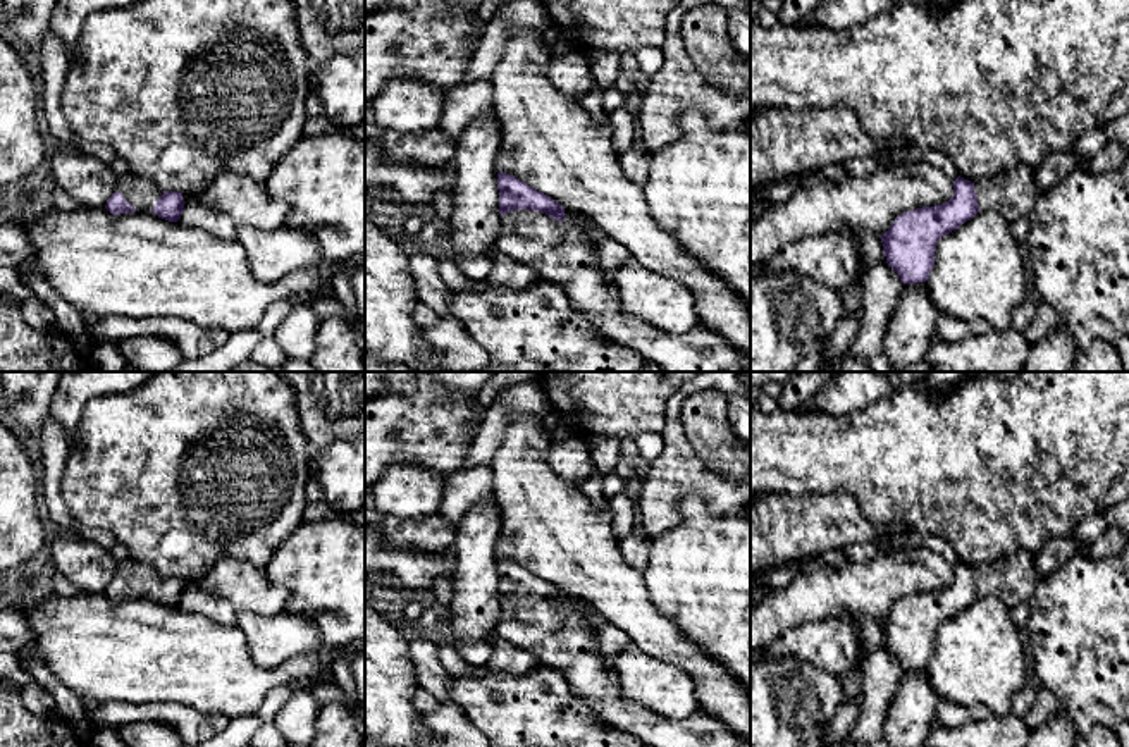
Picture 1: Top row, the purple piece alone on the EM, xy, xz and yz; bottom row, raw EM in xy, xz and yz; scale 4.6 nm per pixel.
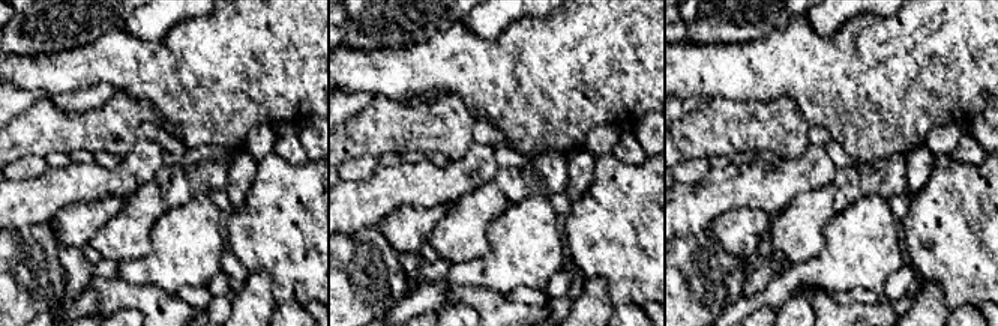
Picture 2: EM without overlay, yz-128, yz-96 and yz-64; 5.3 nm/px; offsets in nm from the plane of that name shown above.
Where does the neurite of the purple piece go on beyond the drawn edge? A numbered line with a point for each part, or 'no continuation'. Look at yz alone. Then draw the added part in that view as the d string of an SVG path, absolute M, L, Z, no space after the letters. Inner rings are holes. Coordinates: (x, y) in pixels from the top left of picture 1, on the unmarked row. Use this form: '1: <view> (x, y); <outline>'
1: yz (1012, 579); M1015 551L990 565L974 568L979 597L996 597L1009 608L1029 602L1036 583L1034 553Z

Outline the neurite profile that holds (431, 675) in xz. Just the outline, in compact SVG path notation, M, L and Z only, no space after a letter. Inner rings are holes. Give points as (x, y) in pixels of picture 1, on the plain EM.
M398 625L401 637L406 640L406 652L415 670L416 688L447 701L453 676L444 668L437 645L411 625Z

